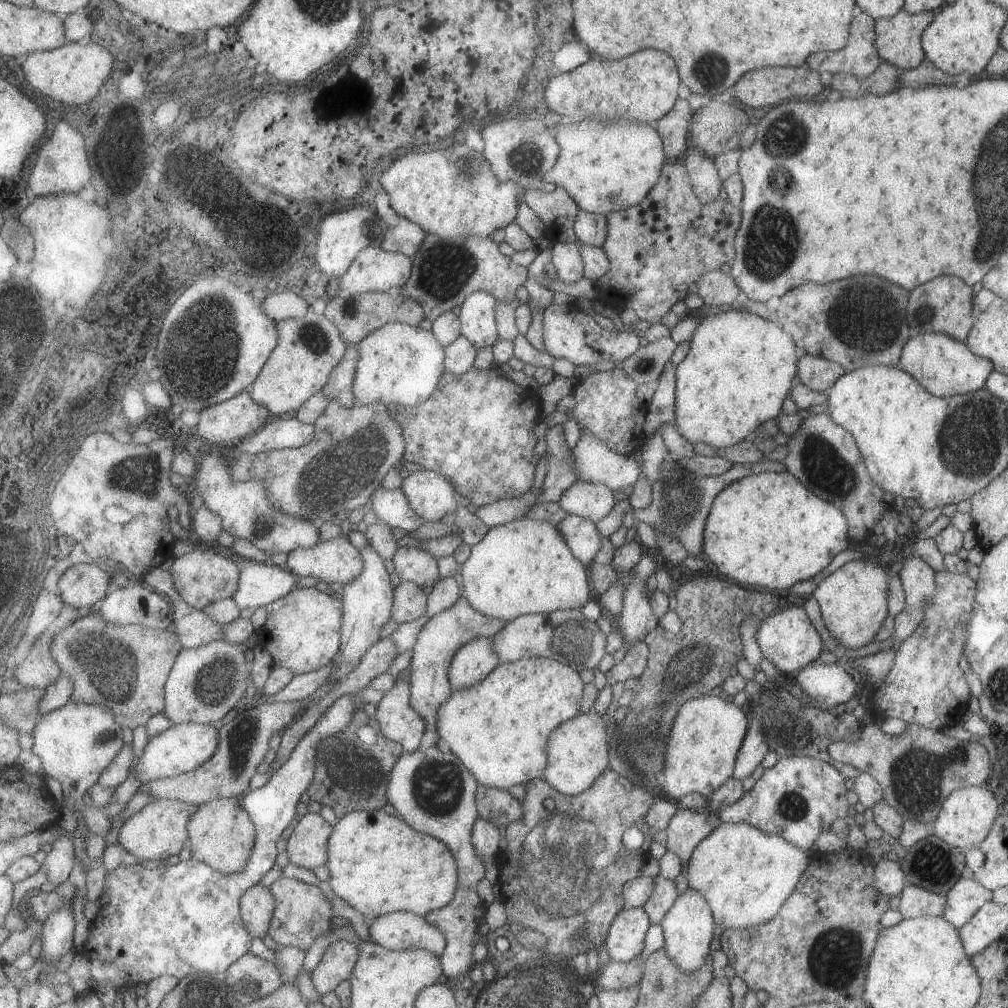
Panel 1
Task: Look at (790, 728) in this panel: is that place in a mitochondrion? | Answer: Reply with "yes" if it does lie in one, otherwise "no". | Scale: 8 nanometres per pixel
yes

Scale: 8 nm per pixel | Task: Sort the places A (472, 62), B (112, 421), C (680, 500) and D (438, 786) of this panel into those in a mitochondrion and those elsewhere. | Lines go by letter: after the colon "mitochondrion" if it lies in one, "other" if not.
A: other
B: other
C: mitochondrion
D: mitochondrion

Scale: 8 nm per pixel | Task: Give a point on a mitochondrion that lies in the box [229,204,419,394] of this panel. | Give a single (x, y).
(313, 340)

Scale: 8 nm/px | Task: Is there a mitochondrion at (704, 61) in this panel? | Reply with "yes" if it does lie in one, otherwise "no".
yes

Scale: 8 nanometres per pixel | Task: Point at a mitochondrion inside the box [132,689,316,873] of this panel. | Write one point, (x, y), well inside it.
(238, 748)

